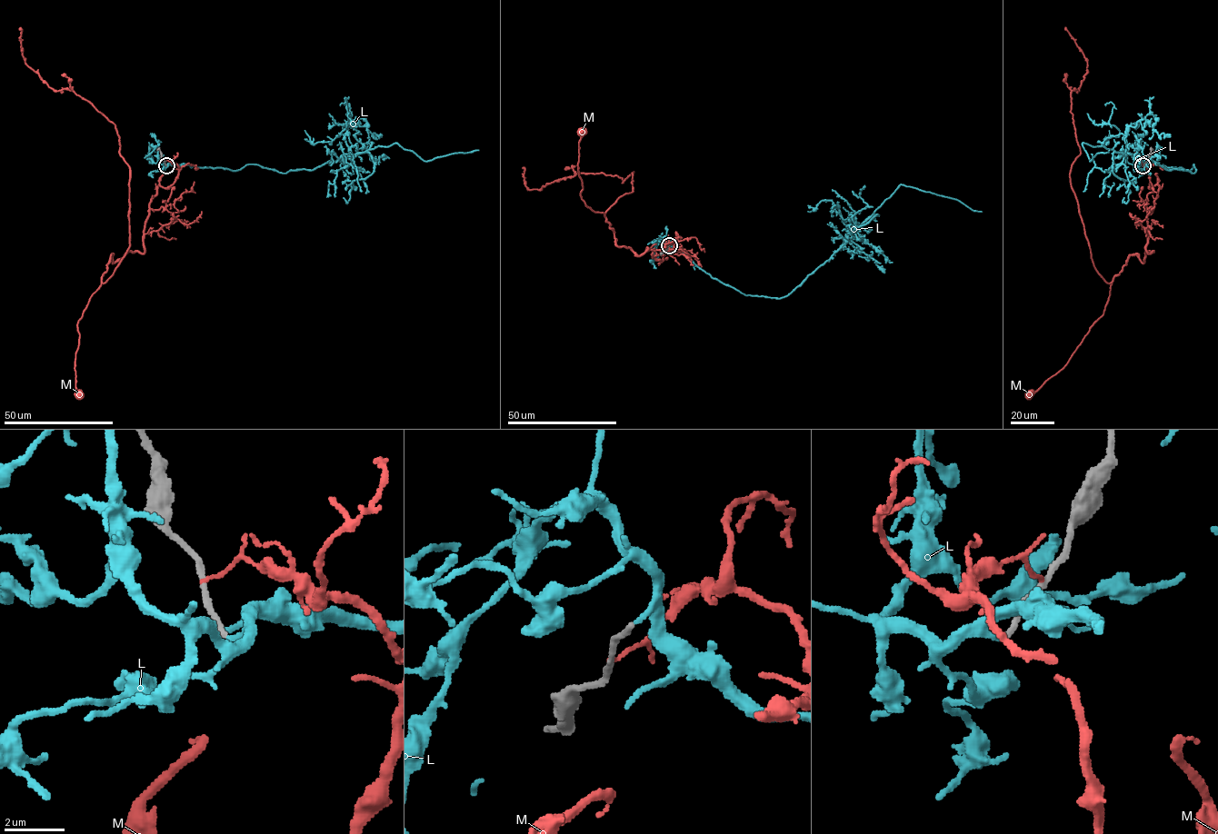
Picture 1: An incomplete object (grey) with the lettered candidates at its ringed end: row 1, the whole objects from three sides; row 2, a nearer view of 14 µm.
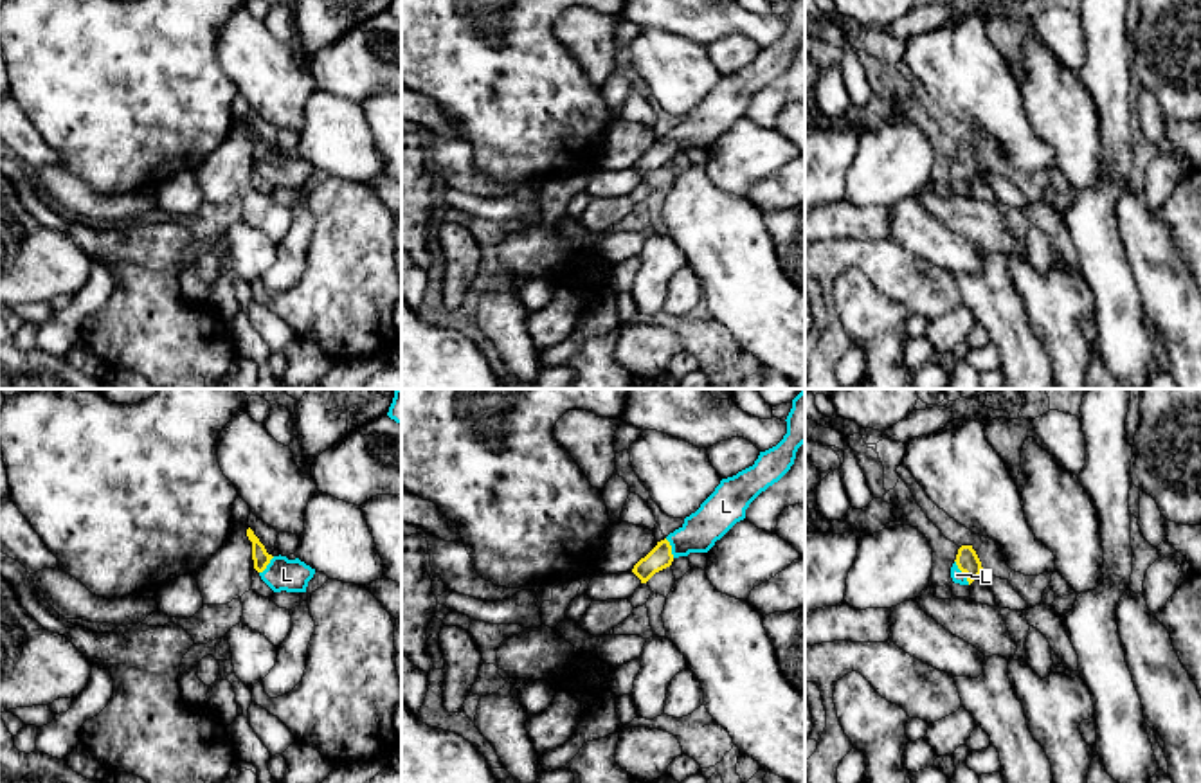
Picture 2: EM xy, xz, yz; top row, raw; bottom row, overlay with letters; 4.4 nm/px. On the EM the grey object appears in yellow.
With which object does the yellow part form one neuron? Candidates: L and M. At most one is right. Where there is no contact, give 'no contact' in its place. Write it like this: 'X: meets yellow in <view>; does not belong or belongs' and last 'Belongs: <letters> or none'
L: meets yellow in yz; belongs
M: no contact; does not belong
Belongs: L

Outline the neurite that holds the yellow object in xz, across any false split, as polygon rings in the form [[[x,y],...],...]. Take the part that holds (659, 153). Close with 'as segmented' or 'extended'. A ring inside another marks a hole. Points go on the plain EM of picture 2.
[[[792,0],[783,36],[760,49],[753,63],[722,76],[700,104],[684,121],[641,155],[632,169],[646,180],[655,169],[679,153],[708,149],[736,119],[745,115],[749,101],[778,79],[794,61],[798,45],[805,40],[805,0]]]; extended

